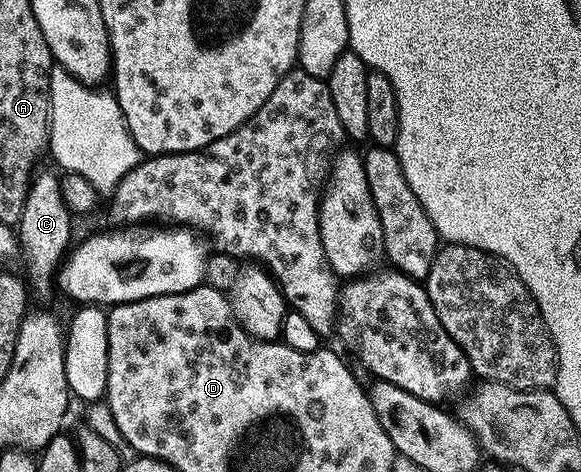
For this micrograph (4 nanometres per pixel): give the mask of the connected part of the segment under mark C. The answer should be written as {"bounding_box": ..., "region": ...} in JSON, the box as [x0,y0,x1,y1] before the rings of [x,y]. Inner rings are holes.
{"bounding_box":[17,171,73,299],"region":[[[42,171],[32,178],[31,188],[27,191],[25,209],[21,209],[21,217],[17,224],[17,238],[22,256],[27,257],[27,267],[31,270],[30,282],[33,284],[34,294],[36,291],[41,298],[47,299],[51,295],[51,287],[53,291],[53,280],[73,243],[73,214],[62,199],[60,176],[51,171]]]}

